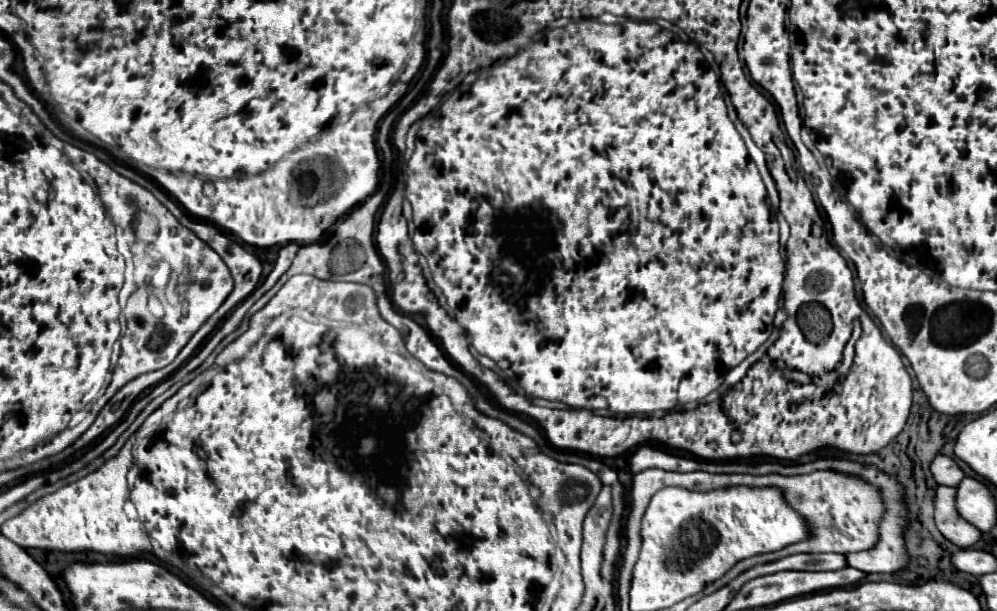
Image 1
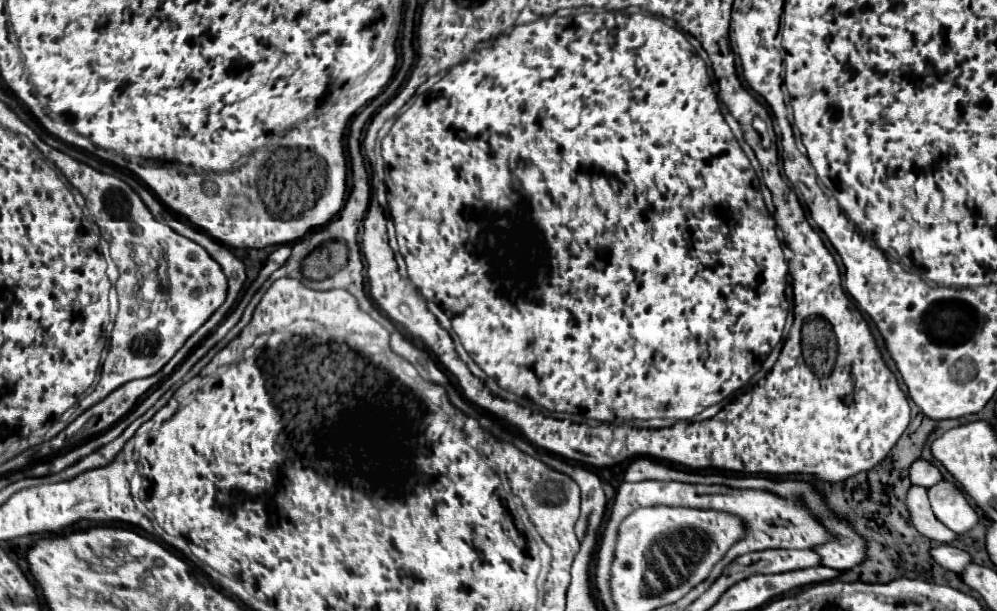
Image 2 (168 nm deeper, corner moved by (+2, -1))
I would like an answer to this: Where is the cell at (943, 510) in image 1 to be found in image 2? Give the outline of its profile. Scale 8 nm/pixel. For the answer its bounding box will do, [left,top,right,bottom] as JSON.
[908,487,958,543]

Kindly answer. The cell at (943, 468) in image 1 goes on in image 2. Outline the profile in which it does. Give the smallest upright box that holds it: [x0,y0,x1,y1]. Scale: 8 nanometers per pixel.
[910,459,942,487]

